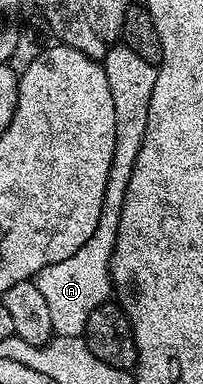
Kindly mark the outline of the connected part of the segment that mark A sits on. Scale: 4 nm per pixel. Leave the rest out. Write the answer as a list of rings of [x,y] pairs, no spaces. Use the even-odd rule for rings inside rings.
[[[111,45],[106,48],[106,55],[101,60],[105,69],[105,77],[109,77],[109,93],[113,93],[113,113],[115,114],[115,144],[113,145],[113,163],[109,165],[109,181],[105,201],[101,209],[101,221],[97,221],[97,229],[93,229],[93,237],[73,253],[73,257],[65,257],[65,261],[57,261],[57,265],[49,265],[41,269],[35,276],[37,289],[41,289],[41,297],[49,304],[49,317],[53,317],[55,335],[73,337],[82,336],[85,325],[89,321],[89,313],[112,298],[111,286],[111,254],[117,239],[117,225],[121,221],[123,198],[129,189],[129,177],[133,175],[133,165],[137,163],[137,153],[141,151],[141,141],[145,137],[145,125],[149,125],[149,97],[153,97],[153,85],[157,81],[156,64],[145,57],[133,53],[133,49],[122,45]]]

